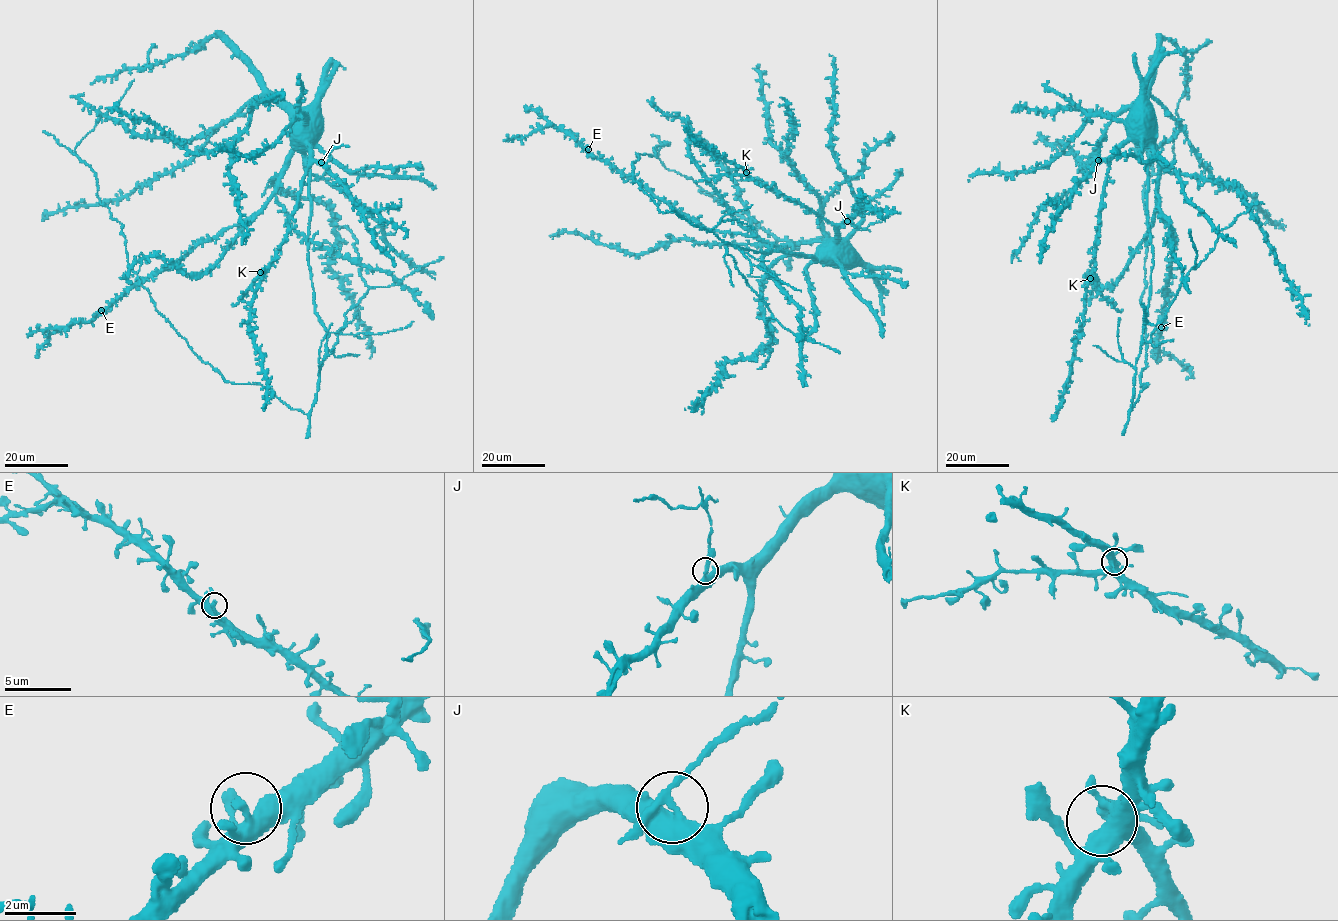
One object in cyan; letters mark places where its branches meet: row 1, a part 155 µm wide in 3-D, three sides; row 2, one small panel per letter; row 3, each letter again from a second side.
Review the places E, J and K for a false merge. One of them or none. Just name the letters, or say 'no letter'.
J

